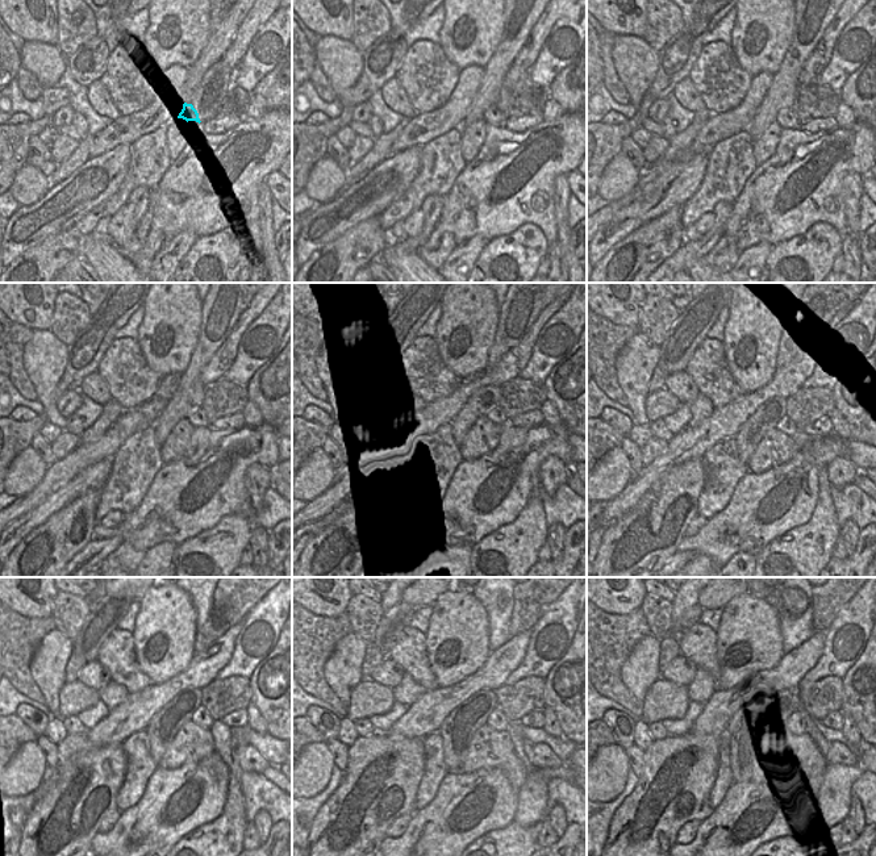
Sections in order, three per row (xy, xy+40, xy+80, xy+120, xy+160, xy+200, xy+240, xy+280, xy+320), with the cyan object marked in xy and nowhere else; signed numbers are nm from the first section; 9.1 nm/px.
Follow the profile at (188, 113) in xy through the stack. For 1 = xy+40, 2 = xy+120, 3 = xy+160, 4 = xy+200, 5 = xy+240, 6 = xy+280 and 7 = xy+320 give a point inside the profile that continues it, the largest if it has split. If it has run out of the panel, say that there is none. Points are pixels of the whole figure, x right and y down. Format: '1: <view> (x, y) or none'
1: xy+40 (493, 116)
2: xy+120 (197, 417)
3: xy+160 (495, 414)
4: xy+200 (785, 425)
5: xy+240 (201, 718)
6: xy+280 (496, 719)
7: xy+320 (791, 725)

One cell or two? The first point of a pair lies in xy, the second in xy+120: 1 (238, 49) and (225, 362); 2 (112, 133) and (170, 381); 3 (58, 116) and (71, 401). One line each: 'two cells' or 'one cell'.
1: one cell
2: one cell
3: one cell

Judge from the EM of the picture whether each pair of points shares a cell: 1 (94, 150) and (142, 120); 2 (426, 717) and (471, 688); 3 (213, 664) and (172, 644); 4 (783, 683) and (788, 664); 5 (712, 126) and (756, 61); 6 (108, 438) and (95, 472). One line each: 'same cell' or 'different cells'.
1: same cell
2: same cell
3: different cells
4: same cell
5: different cells
6: different cells

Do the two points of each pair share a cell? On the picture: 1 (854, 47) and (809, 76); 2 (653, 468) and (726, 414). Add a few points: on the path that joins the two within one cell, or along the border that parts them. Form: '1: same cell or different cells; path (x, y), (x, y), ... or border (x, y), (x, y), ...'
1: different cells; border (838, 37), (829, 63), (813, 83)
2: same cell; path (671, 456), (681, 447), (692, 443), (708, 428)

